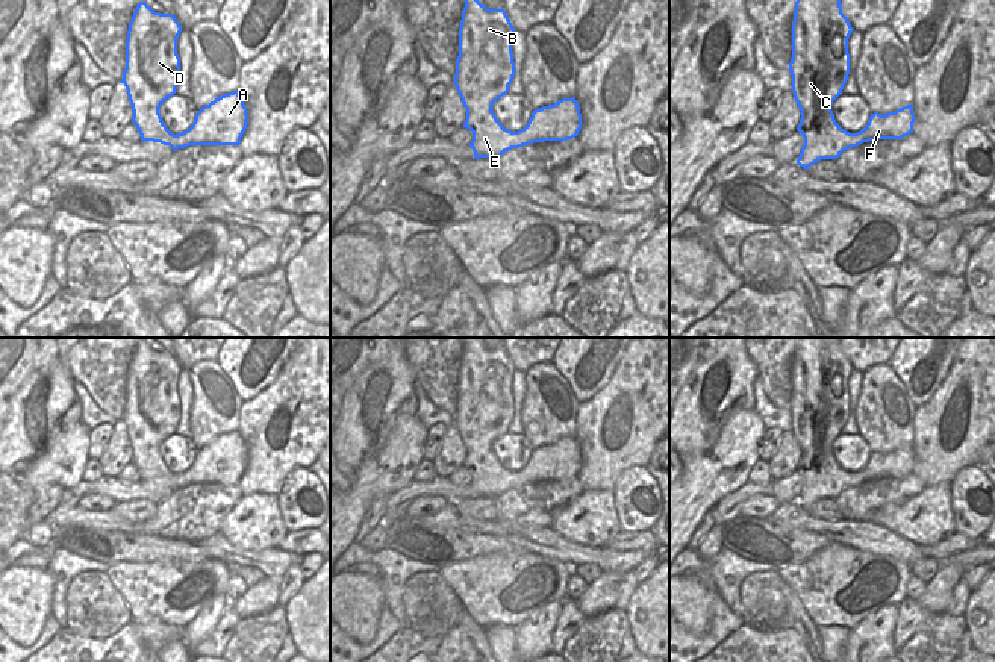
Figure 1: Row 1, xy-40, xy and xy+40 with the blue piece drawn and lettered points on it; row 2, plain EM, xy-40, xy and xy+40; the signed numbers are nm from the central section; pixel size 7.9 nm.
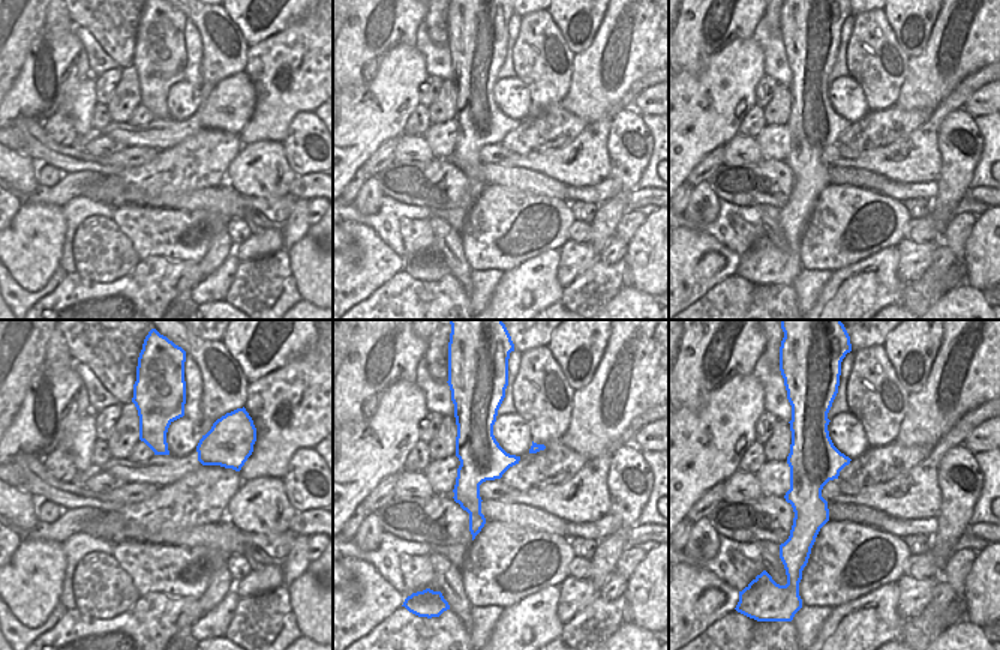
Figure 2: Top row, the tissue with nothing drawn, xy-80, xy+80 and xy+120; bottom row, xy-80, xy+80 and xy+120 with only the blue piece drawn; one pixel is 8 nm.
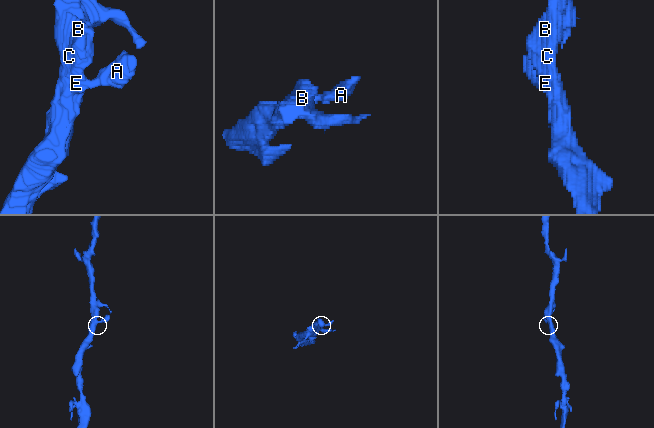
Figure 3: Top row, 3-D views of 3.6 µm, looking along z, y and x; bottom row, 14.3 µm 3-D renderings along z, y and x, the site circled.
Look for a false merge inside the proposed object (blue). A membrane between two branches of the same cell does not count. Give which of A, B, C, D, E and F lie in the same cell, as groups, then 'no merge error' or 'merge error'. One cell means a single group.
A B C D E F | no merge error

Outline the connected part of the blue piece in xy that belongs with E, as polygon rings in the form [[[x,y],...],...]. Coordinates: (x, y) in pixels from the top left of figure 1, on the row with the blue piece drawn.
[[[465,0],[459,29],[459,56],[456,59],[454,86],[466,109],[463,127],[473,132],[469,147],[474,151],[474,159],[497,159],[504,151],[533,142],[572,139],[582,129],[582,114],[575,97],[562,98],[554,105],[535,109],[527,126],[518,132],[504,129],[497,120],[492,106],[509,92],[509,85],[515,76],[512,52],[513,33],[515,29],[503,8],[489,9],[479,0]]]

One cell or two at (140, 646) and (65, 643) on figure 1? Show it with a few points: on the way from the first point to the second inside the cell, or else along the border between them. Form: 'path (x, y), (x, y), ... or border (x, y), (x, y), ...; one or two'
path (121, 646), (84, 646); one

